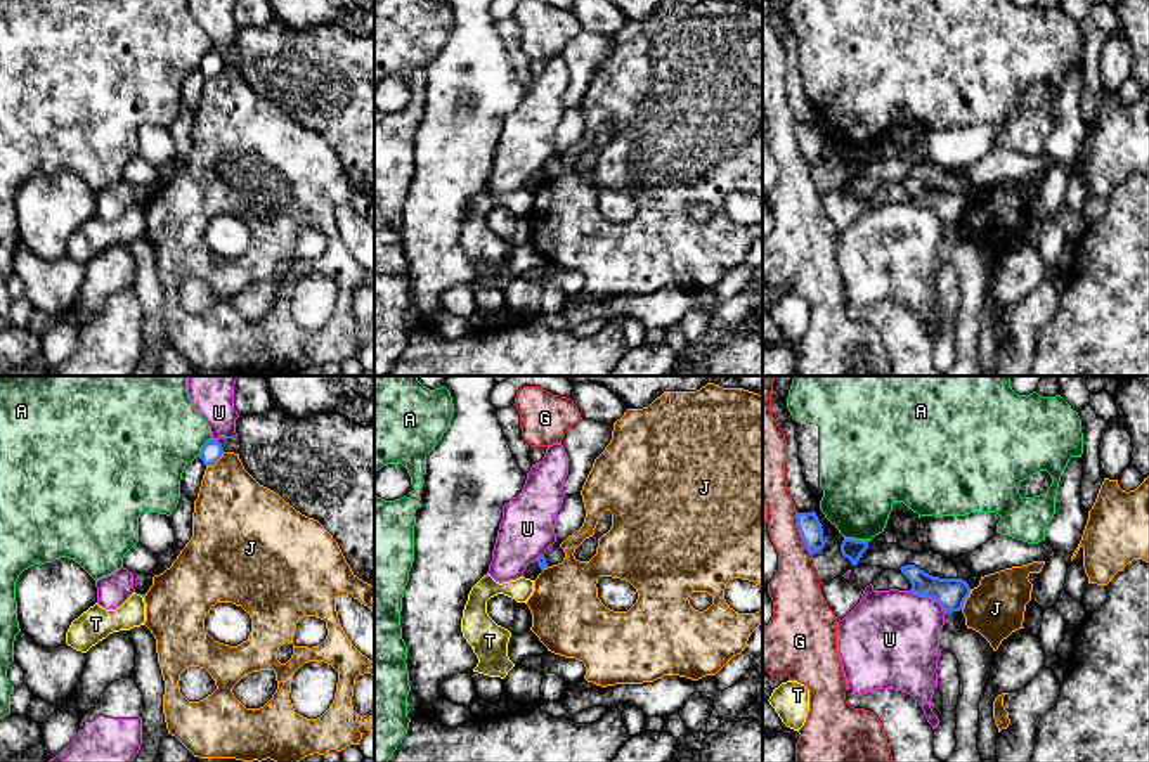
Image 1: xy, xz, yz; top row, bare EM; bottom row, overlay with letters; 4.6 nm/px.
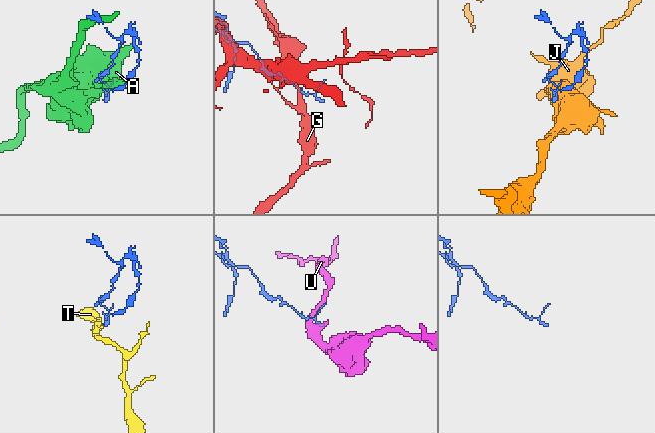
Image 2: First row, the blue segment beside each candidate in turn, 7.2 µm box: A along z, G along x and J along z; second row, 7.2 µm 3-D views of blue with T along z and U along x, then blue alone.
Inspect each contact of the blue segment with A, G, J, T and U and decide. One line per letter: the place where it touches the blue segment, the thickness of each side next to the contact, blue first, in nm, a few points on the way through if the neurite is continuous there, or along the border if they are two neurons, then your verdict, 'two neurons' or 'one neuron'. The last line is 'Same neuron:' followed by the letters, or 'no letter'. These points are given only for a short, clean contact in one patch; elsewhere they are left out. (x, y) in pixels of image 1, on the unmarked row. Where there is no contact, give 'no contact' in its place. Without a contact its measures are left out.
A: meets blue in yz at (855, 151); 90 nm thick on the blue side, 360 nm on the other; two neurons
G: meets blue in yz at (799, 144); 110 nm thick on the blue side, 220 nm on the other; two neurons
J: meets blue in yz at (966, 210); 140 nm thick on the blue side, 280 nm on the other; two neurons
T: no contact; one neuron
U: meets blue in yz at (929, 208); 140 nm thick on the blue side, 440 nm on the other; two neurons
Same neuron: T

